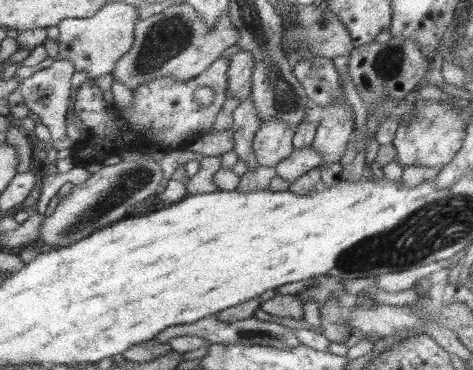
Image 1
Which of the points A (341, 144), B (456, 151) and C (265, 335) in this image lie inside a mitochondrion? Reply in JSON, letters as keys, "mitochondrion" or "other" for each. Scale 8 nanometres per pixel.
{"A":"other","B":"other","C":"mitochondrion"}

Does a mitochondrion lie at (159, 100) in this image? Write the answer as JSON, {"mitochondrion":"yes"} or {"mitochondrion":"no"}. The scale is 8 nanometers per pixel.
{"mitochondrion":"yes"}

